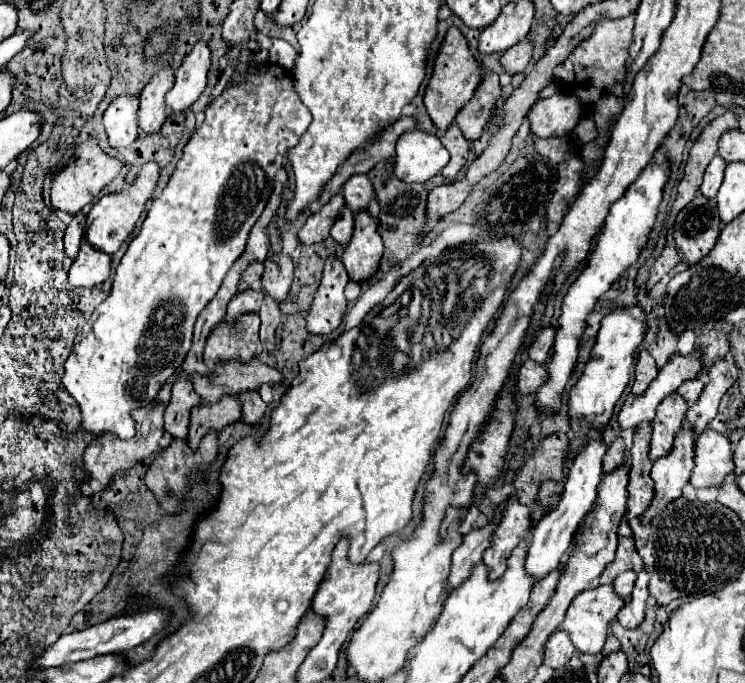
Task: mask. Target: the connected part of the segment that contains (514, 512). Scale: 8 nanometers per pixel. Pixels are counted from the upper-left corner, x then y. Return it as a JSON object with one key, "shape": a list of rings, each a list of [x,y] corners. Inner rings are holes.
{"shape":[[[512,498],[504,510],[502,522],[494,532],[494,540],[490,548],[484,552],[484,564],[488,568],[490,580],[500,578],[504,574],[508,556],[526,538],[530,526],[532,526],[530,508],[522,506],[518,500]]]}

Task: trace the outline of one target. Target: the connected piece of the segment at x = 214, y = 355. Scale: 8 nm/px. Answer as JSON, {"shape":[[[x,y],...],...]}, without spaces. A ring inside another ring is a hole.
{"shape":[[[244,314],[236,320],[236,324],[228,324],[226,320],[214,328],[206,342],[204,364],[212,370],[222,360],[254,360],[262,352],[262,344],[258,340],[260,318],[258,314]]]}

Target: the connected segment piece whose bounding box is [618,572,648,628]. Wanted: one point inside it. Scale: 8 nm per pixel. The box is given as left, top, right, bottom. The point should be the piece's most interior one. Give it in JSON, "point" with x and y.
{"point":[631,616]}

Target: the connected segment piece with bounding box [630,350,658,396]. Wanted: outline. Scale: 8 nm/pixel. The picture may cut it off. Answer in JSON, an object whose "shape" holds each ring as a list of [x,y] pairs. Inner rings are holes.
{"shape":[[[642,350],[634,368],[634,384],[632,384],[632,392],[634,396],[644,394],[644,390],[648,390],[648,384],[652,384],[652,380],[658,376],[658,368],[654,358],[648,354],[648,350]]]}

